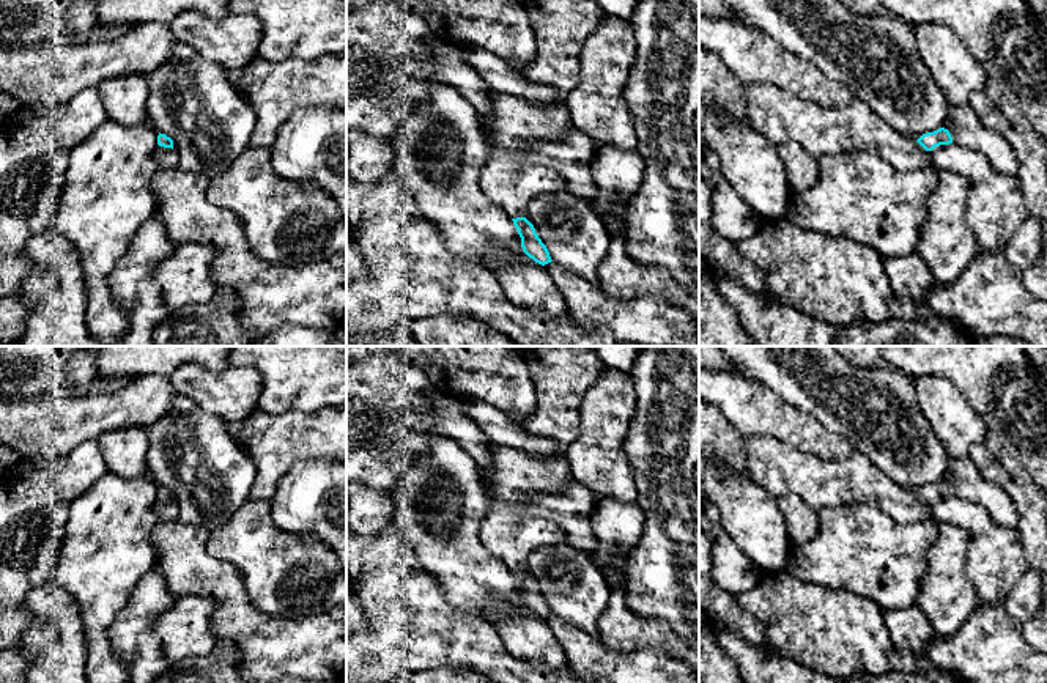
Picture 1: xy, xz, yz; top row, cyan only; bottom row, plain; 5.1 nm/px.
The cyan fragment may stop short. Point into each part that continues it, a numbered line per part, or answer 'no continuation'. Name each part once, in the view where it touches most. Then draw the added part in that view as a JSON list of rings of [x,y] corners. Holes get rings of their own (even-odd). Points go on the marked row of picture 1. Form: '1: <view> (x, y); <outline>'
1: xy (164, 158); [[[157,146],[153,159],[159,168],[178,167],[178,156],[172,148]]]

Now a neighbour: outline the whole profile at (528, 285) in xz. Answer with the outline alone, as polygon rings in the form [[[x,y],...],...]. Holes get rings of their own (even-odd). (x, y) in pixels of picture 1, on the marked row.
[[[490,247],[496,260],[493,271],[507,299],[537,318],[568,323],[562,293],[538,263],[520,263],[509,252]]]

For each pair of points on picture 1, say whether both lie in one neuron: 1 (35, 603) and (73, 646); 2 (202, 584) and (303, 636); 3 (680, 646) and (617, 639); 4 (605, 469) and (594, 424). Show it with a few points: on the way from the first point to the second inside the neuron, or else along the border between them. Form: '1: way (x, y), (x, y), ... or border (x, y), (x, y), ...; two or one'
1: way (48, 605), (70, 627), (70, 633); one
2: way (227, 600), (263, 636), (277, 636); one
3: way (665, 639), (633, 639); one
4: way (600, 458), (600, 435); one

